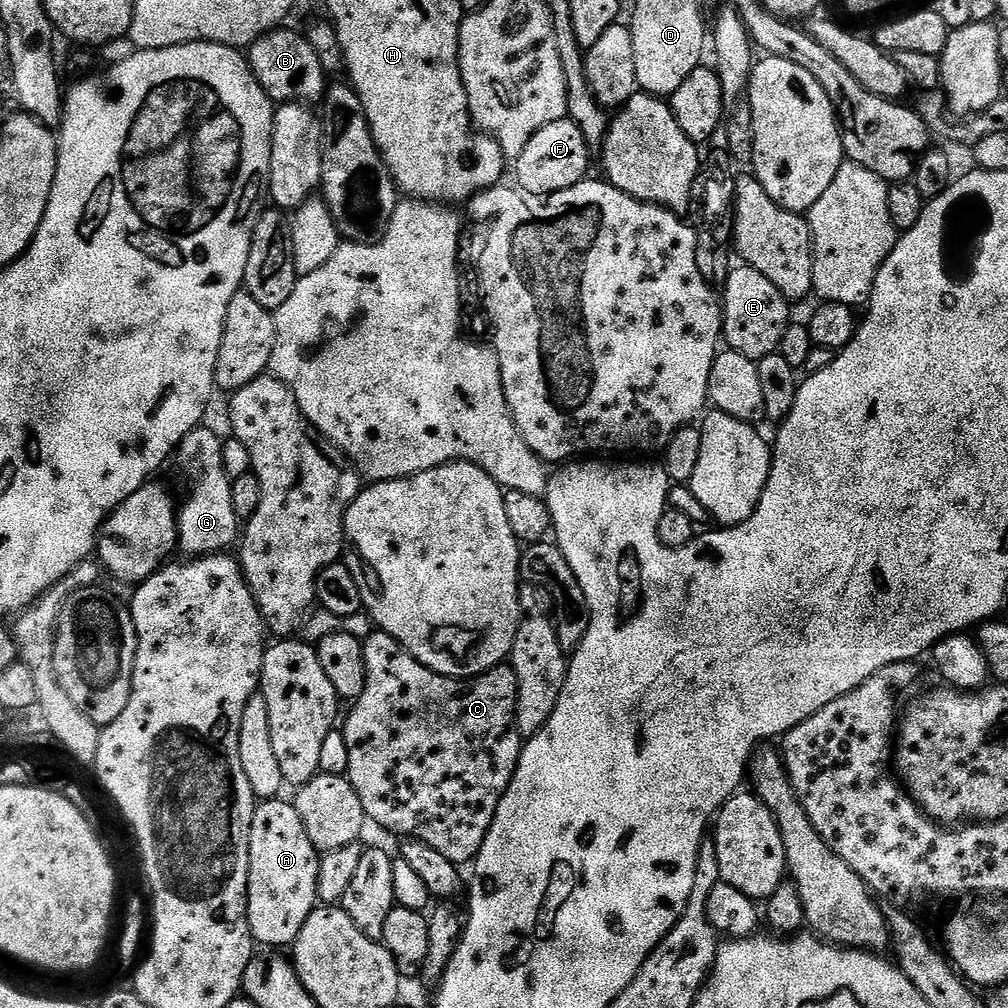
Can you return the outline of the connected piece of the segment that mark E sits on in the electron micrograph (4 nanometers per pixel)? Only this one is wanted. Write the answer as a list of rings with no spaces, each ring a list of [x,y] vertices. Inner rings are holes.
[[[739,266],[724,280],[724,296],[722,292],[722,340],[731,351],[741,352],[744,356],[759,358],[769,356],[777,351],[782,339],[781,333],[775,330],[779,324],[787,325],[789,301],[783,294],[758,274],[758,270],[747,266]]]

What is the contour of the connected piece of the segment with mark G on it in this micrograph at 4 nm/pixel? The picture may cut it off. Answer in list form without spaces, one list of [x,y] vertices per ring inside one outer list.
[[[197,426],[184,435],[184,440],[178,445],[178,456],[188,467],[192,475],[192,489],[179,505],[176,514],[176,534],[178,548],[189,557],[195,558],[207,554],[220,554],[238,540],[238,513],[232,504],[232,486],[230,477],[224,473],[222,462],[222,440],[216,437],[205,426]]]

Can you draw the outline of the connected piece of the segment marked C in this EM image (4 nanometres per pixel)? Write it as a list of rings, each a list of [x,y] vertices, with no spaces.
[[[373,630],[369,633],[368,636],[362,640],[362,661],[364,664],[364,689],[360,691],[358,699],[351,705],[352,713],[348,716],[348,725],[345,728],[342,728],[342,735],[344,741],[348,743],[348,763],[346,765],[346,778],[350,782],[350,786],[354,790],[354,794],[358,802],[360,803],[360,811],[363,813],[365,817],[369,816],[370,819],[373,820],[374,823],[377,824],[380,828],[385,828],[388,832],[397,832],[400,835],[400,838],[411,838],[414,840],[421,840],[422,842],[426,842],[426,846],[434,846],[434,850],[438,850],[438,854],[446,854],[446,858],[451,860],[453,864],[460,866],[463,865],[463,860],[465,862],[471,861],[474,856],[473,848],[478,840],[478,832],[476,836],[476,819],[480,816],[480,804],[484,804],[488,800],[488,795],[491,794],[492,791],[495,793],[497,791],[498,785],[501,783],[500,780],[500,751],[504,748],[504,739],[508,736],[508,724],[513,723],[514,720],[514,697],[516,694],[516,678],[512,675],[511,667],[503,666],[504,668],[496,668],[493,672],[484,672],[481,676],[476,676],[473,680],[468,680],[469,678],[457,678],[455,676],[444,676],[440,672],[435,672],[434,670],[430,670],[426,666],[422,666],[422,662],[418,662],[415,658],[410,655],[410,653],[405,652],[403,648],[397,644],[394,638],[390,638],[387,634],[379,630]]]

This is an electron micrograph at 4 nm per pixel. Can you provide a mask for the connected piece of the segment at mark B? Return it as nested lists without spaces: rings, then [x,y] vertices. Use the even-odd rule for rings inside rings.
[[[280,26],[271,32],[265,32],[253,39],[246,53],[248,67],[263,86],[269,97],[276,102],[309,102],[321,97],[326,90],[326,73],[318,54],[309,46],[299,32],[287,32],[287,27]]]

